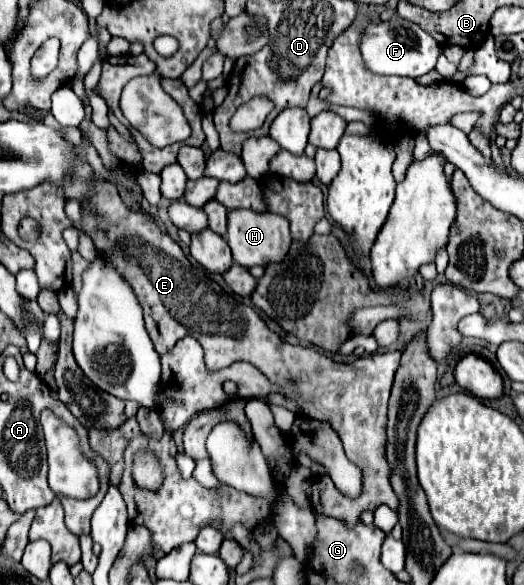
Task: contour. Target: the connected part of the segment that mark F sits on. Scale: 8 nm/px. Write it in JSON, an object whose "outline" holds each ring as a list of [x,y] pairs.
{"outline":[[[394,16],[392,20],[382,22],[378,26],[366,28],[360,42],[360,50],[366,66],[372,72],[410,76],[410,78],[420,78],[422,74],[434,70],[438,58],[438,42],[430,34],[426,34],[418,24],[402,20],[400,16]]]}

